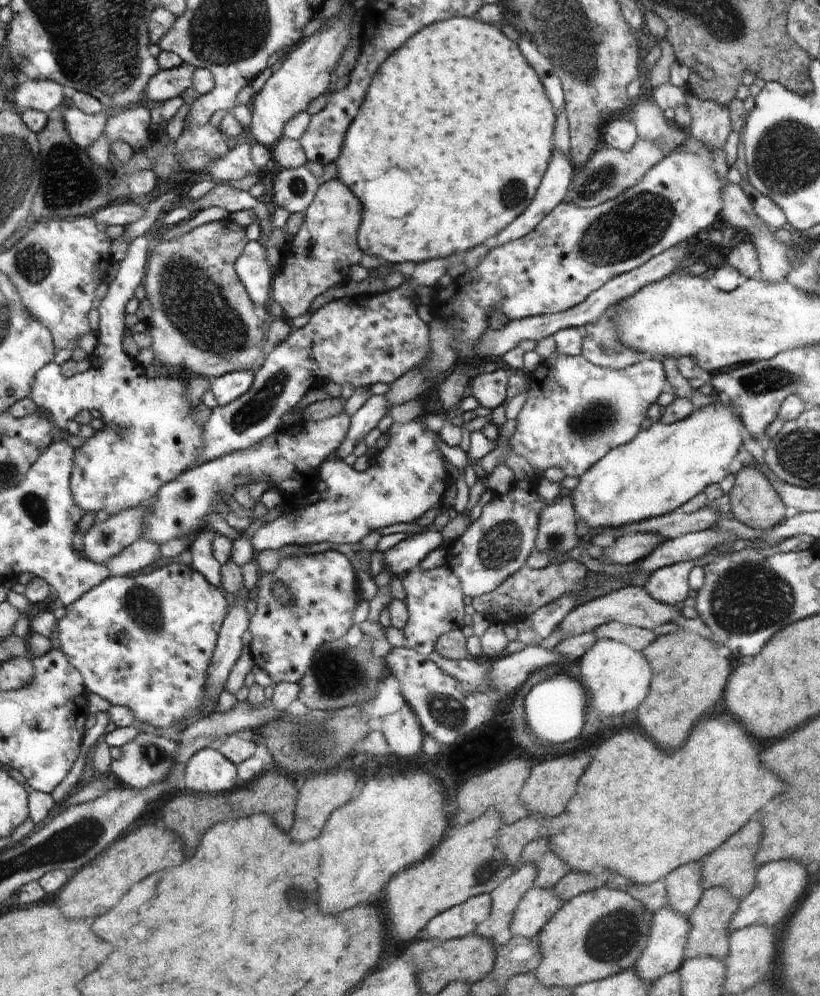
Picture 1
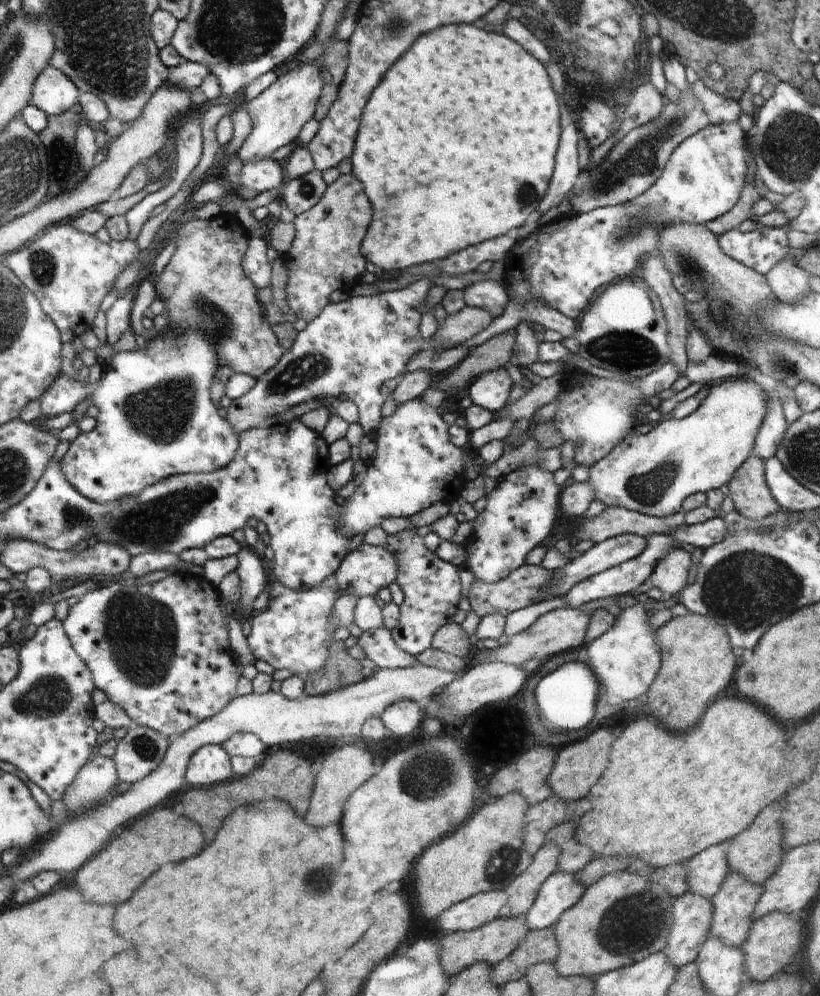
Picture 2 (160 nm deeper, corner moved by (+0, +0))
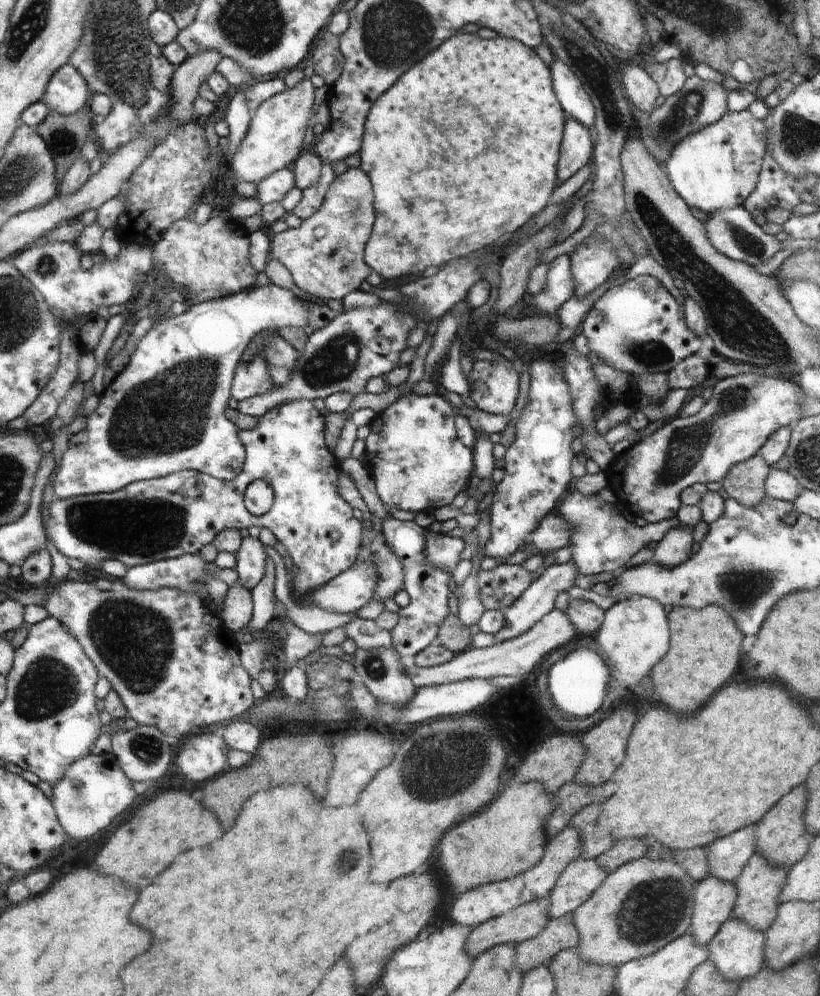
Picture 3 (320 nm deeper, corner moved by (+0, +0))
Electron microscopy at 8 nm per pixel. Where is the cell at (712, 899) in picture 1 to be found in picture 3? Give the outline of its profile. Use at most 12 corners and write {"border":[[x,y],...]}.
{"border":[[755,852],[734,882],[732,918],[767,931],[784,868]]}

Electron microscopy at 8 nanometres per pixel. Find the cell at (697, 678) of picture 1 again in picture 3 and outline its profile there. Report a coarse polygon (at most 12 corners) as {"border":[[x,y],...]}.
{"border":[[674,608],[651,672],[674,712],[706,704],[738,668],[742,632],[722,608]]}

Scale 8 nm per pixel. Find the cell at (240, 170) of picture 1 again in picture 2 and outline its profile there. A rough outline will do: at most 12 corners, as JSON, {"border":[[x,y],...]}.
{"border":[[272,160],[241,165],[240,186],[261,193],[280,189],[282,170]]}

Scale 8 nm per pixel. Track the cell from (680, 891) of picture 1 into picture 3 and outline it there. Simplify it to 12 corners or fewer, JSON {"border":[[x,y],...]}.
{"border":[[753,826],[706,847],[710,876],[730,884],[756,852]]}

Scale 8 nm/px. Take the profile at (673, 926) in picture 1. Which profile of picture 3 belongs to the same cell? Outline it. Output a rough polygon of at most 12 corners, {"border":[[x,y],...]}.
{"border":[[710,875],[694,888],[688,934],[708,946],[732,917],[734,883]]}

